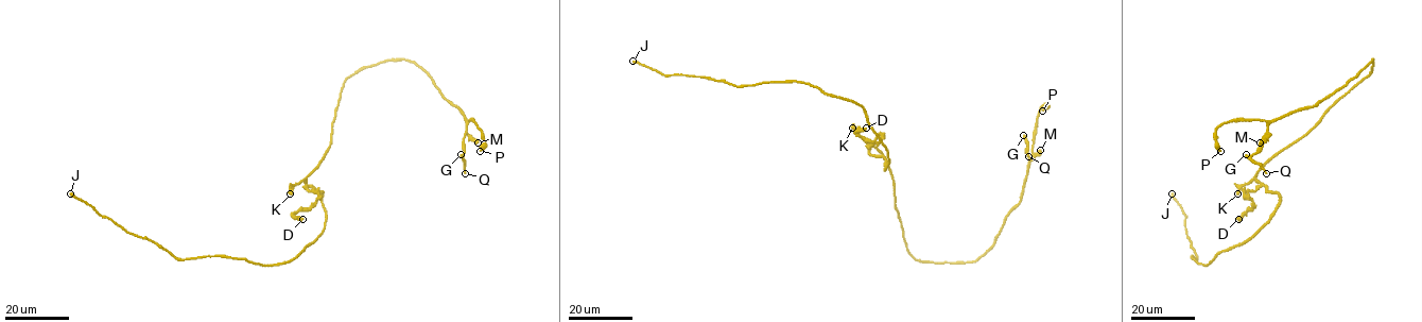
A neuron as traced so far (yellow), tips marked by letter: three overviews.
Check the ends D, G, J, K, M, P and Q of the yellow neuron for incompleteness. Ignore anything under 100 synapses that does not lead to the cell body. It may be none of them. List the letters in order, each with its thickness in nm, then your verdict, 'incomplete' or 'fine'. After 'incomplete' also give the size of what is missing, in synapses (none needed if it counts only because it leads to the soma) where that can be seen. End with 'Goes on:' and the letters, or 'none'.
D: 420 nm | fine
G: 280 nm | fine
J: 420 nm | fine
K: 480 nm | fine
M: 600 nm | fine
P: 240 nm | fine
Q: 150 nm | fine
Goes on: none

